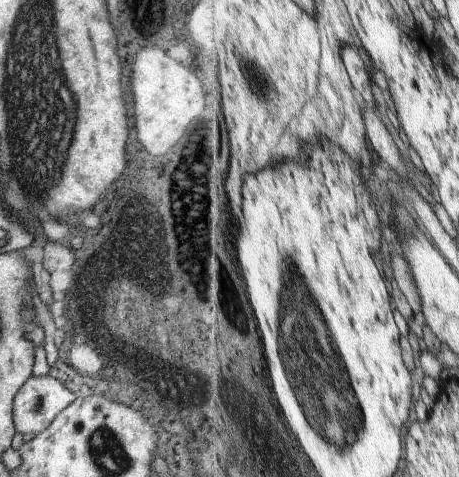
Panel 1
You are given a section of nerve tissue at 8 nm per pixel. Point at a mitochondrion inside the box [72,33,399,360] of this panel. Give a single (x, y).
(254, 77)

